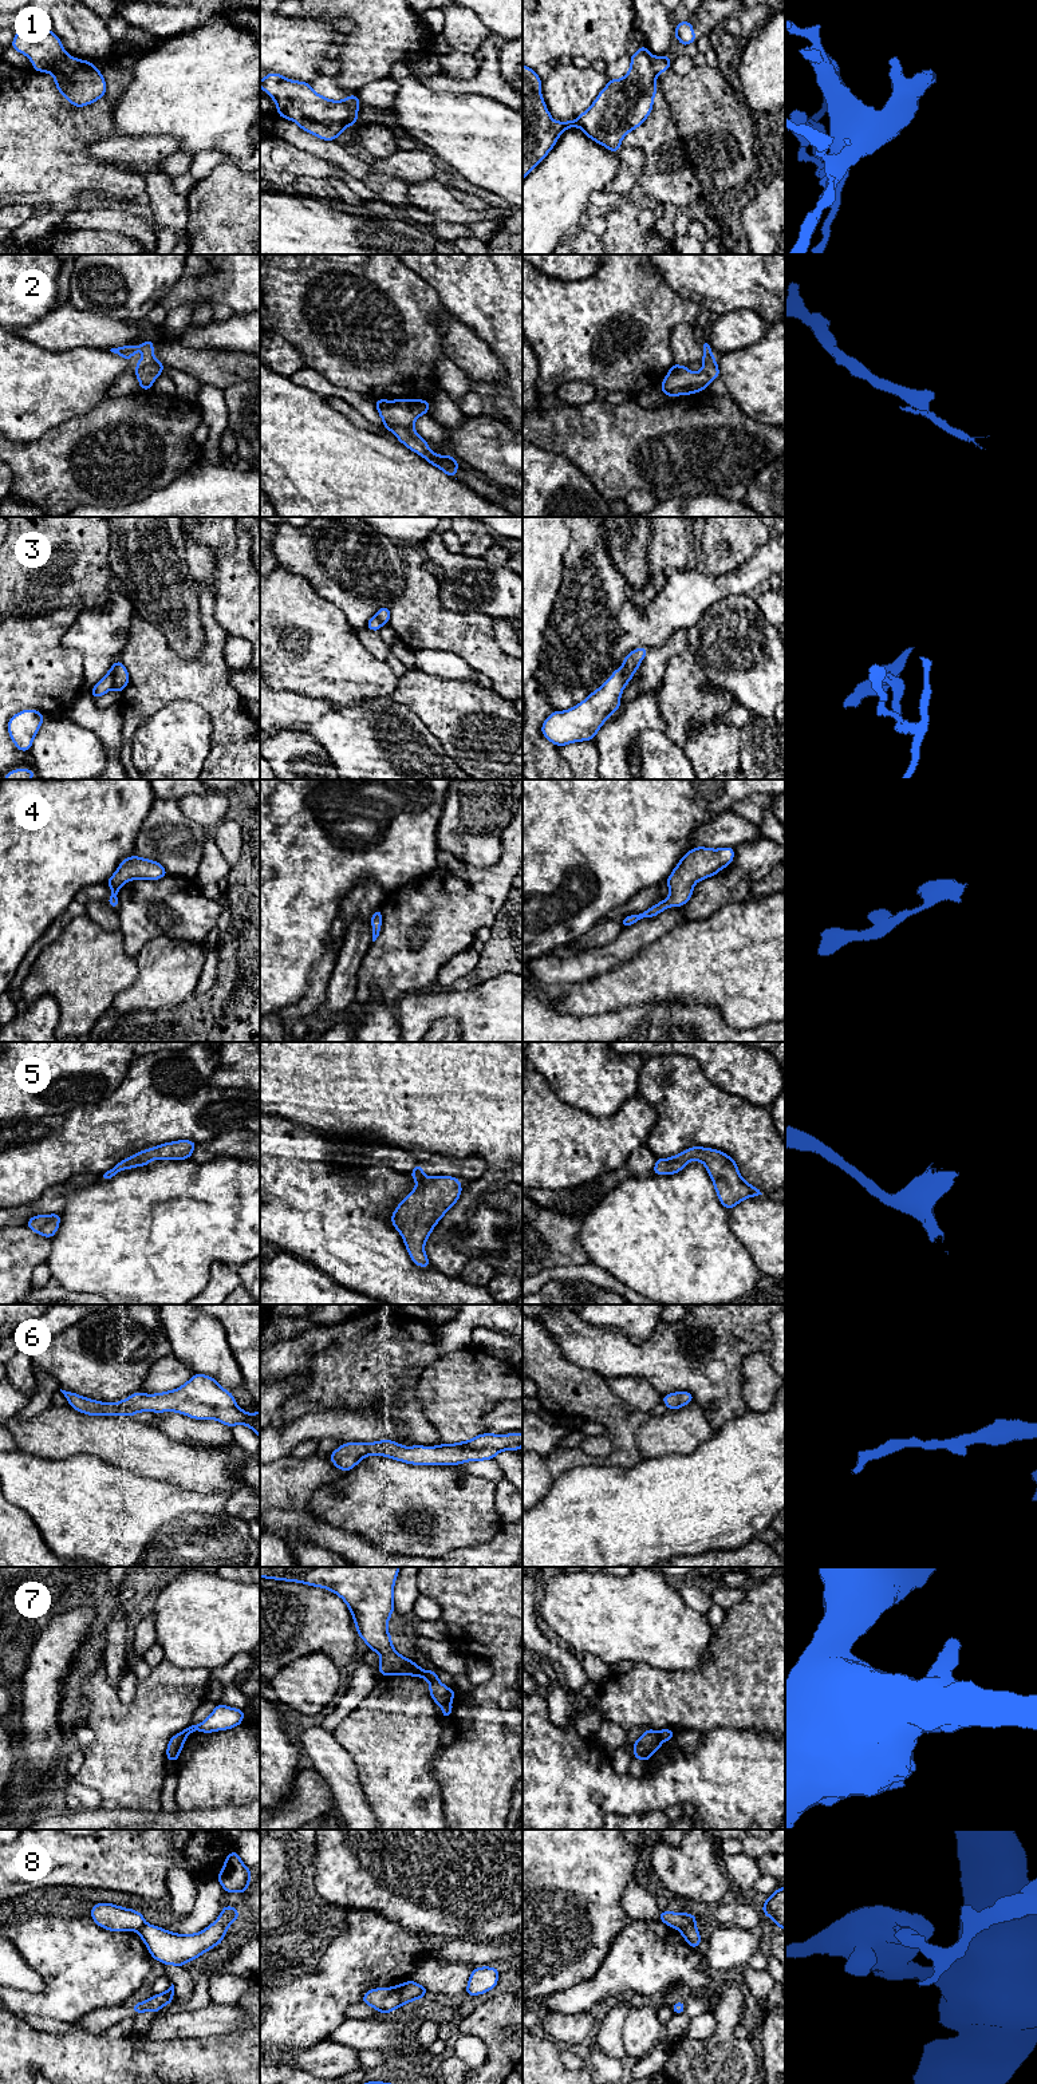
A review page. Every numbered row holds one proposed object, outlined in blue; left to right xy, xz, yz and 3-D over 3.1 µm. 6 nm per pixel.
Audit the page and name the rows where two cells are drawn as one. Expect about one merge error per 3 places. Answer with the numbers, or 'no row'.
3, 7, 8

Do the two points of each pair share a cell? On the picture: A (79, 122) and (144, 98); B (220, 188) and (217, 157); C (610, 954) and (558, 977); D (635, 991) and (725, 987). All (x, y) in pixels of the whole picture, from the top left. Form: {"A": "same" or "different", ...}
{"A": "different", "B": "different", "C": "same", "D": "same"}

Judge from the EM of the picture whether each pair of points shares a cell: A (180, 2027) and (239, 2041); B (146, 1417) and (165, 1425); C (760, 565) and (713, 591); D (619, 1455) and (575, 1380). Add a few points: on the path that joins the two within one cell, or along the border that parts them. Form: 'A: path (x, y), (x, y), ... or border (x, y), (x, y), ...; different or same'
A: border (245, 2028), (204, 2037), (184, 2039); different
B: border (160, 1413), (154, 1425); different
C: path (748, 576), (725, 585); same
D: path (619, 1436), (619, 1424), (594, 1398); same

